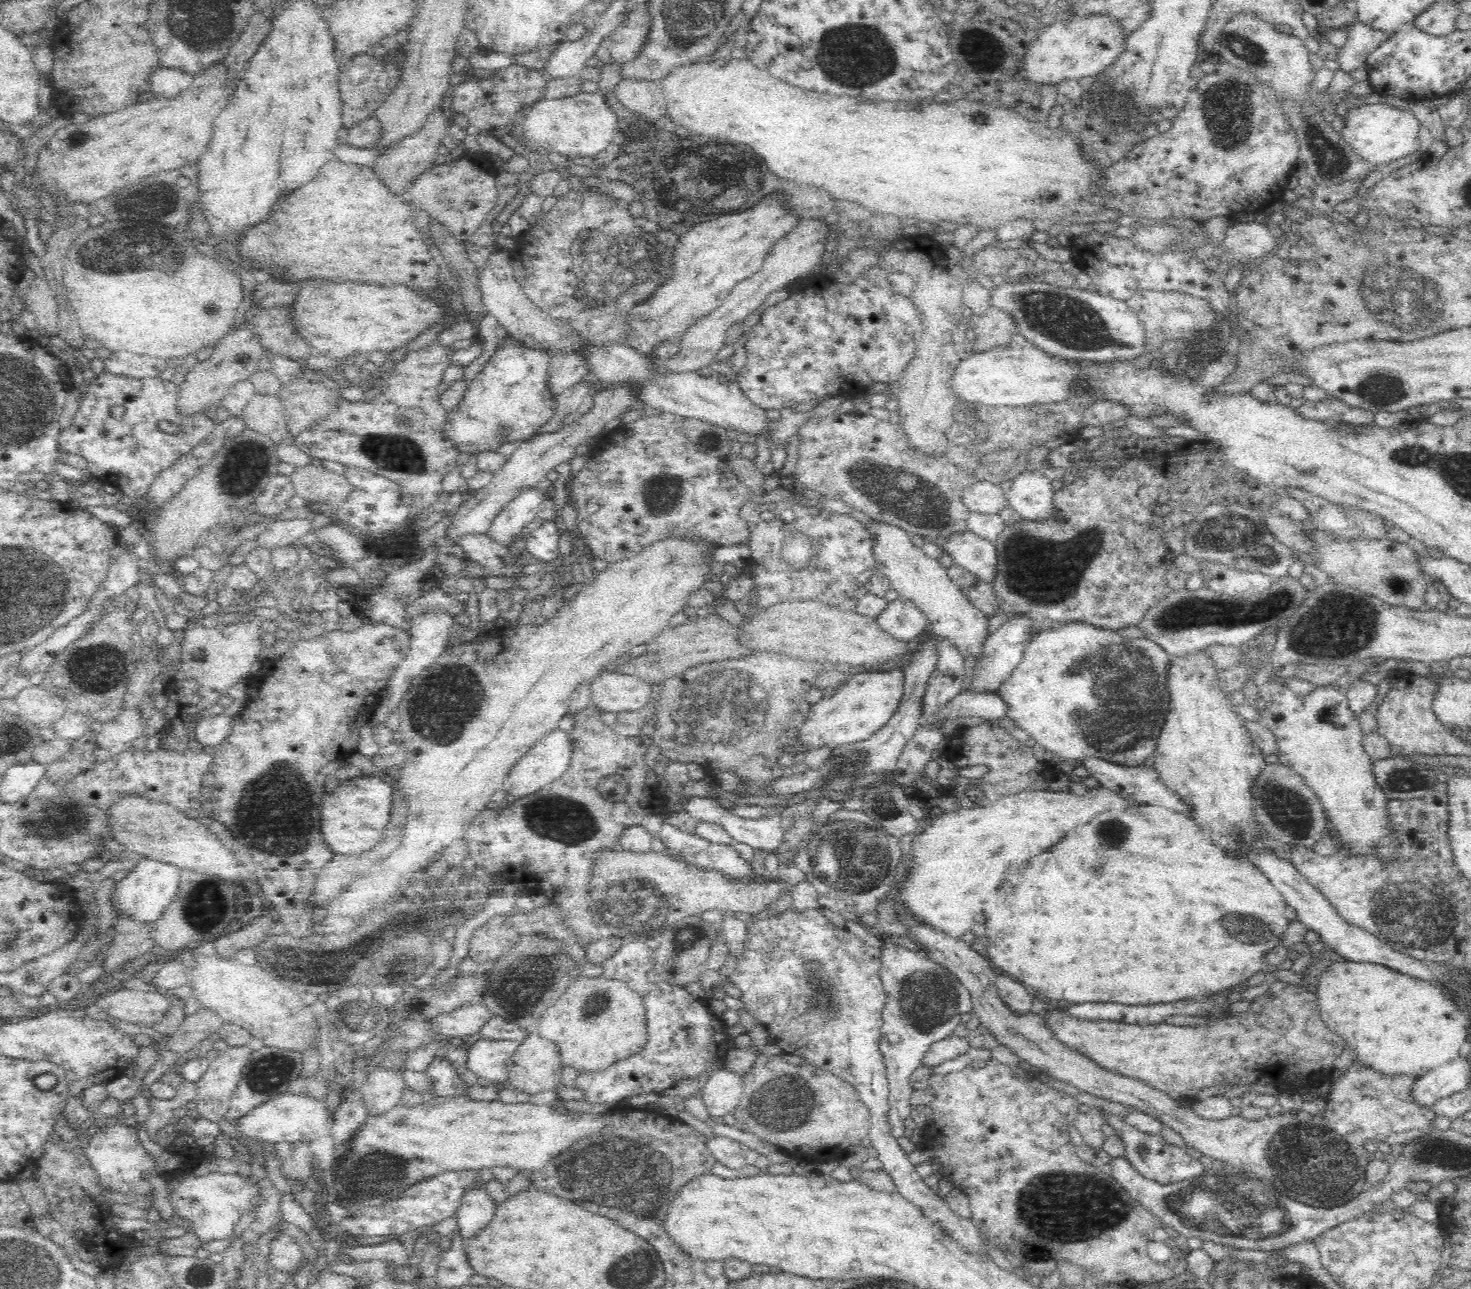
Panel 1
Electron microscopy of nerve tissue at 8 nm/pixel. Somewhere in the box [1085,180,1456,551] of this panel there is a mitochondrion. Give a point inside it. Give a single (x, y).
(1405, 292)

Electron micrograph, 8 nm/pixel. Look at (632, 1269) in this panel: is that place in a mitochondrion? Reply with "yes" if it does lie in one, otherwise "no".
yes

